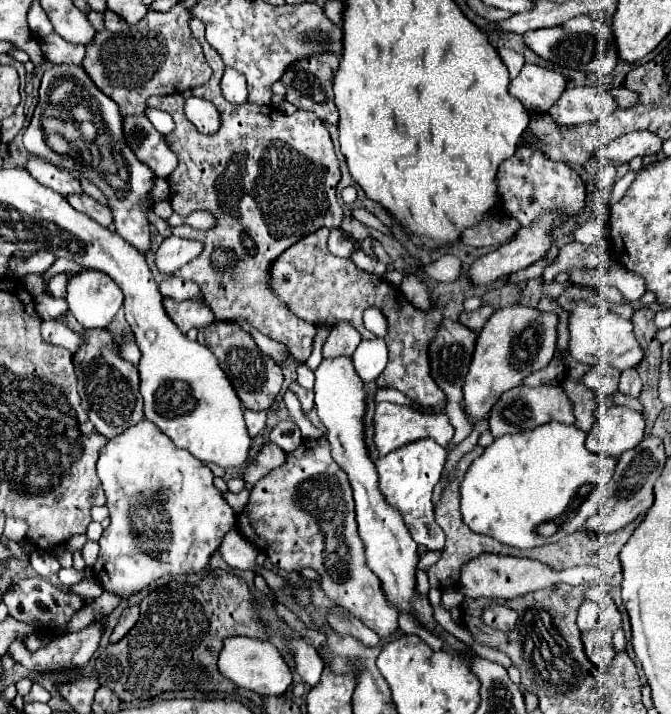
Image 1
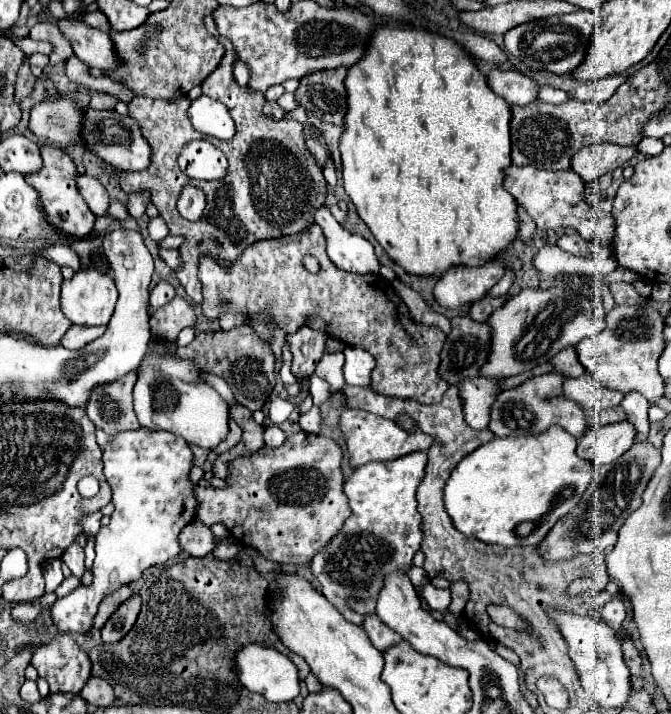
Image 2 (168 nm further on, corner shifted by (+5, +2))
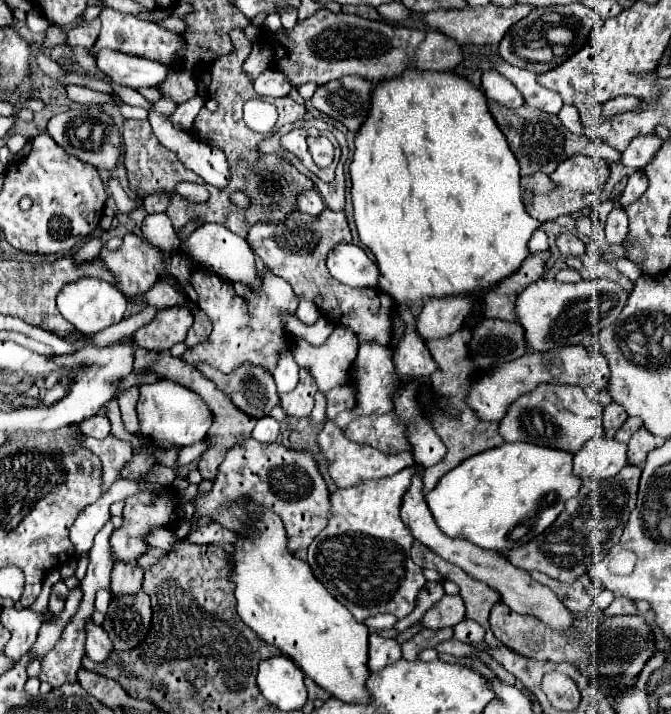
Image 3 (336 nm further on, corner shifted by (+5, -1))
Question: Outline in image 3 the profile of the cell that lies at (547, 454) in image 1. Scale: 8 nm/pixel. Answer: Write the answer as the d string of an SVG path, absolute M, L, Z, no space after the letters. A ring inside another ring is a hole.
M509 444L479 452L467 460L463 460L455 470L449 470L437 486L429 492L429 510L449 538L465 538L481 548L509 552L517 546L523 546L537 534L541 534L565 508L565 502L577 494L581 480L573 476L573 456L561 450L543 448L535 444Z

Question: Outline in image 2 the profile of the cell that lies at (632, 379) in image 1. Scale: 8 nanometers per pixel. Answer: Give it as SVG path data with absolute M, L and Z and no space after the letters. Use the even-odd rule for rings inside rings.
M629 391L621 399L621 407L625 409L627 419L637 427L637 439L645 439L649 431L649 419L647 419L649 401L639 391Z

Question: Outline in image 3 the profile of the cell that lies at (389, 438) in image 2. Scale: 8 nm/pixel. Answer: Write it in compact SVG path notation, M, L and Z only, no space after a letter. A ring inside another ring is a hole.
M327 420L325 428L319 432L317 436L317 446L319 446L319 452L327 458L329 466L329 476L333 478L335 486L337 488L349 488L349 486L357 486L365 480L377 480L377 478L385 478L385 476L393 476L397 474L399 470L403 468L409 468L415 464L413 460L413 454L411 452L405 452L405 454L381 454L379 450L373 450L371 446L357 446L355 442L349 442L343 434L341 428L337 428L331 420Z

